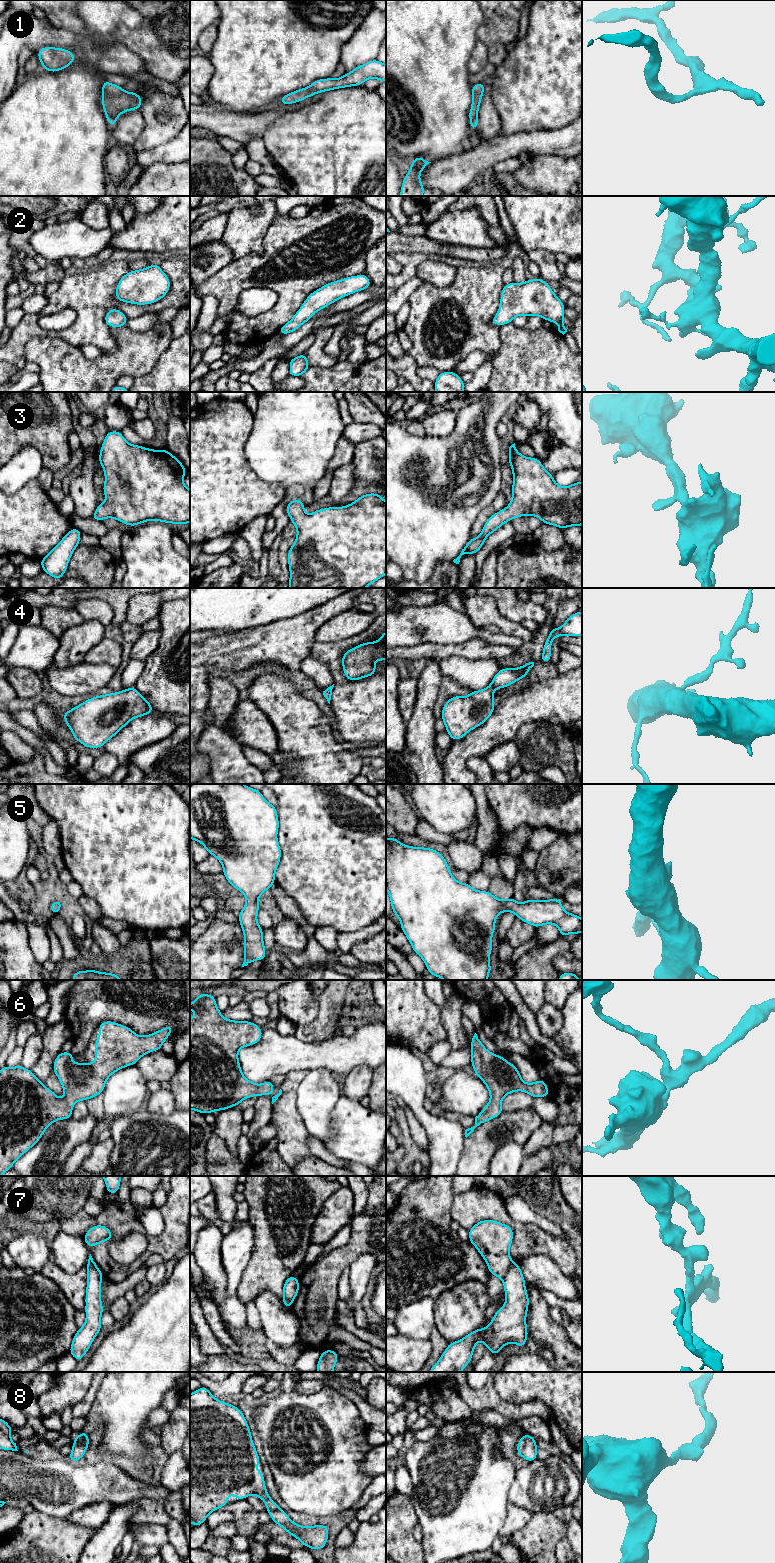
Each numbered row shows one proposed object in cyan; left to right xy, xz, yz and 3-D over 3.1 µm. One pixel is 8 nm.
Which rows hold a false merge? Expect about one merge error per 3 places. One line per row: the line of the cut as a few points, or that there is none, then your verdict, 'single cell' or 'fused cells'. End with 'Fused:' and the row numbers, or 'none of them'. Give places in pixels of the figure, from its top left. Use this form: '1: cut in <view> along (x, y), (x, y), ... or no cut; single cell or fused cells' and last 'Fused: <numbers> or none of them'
1: no cut; single cell
2: no cut; single cell
3: no cut; single cell
4: no cut; single cell
5: no cut; single cell
6: no cut; single cell
7: cut in yz along (512, 1261), (508, 1272), (502, 1280); fused cells
8: no cut; single cell
Fused: 7

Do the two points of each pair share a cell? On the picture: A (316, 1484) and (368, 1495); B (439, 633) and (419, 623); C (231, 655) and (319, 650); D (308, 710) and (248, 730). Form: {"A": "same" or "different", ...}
{"A": "different", "B": "same", "C": "different", "D": "different"}

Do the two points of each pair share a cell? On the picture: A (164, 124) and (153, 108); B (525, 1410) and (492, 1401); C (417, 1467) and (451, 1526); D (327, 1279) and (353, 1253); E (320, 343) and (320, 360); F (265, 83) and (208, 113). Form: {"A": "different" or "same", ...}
{"A": "same", "B": "same", "C": "same", "D": "same", "E": "same", "F": "different"}

